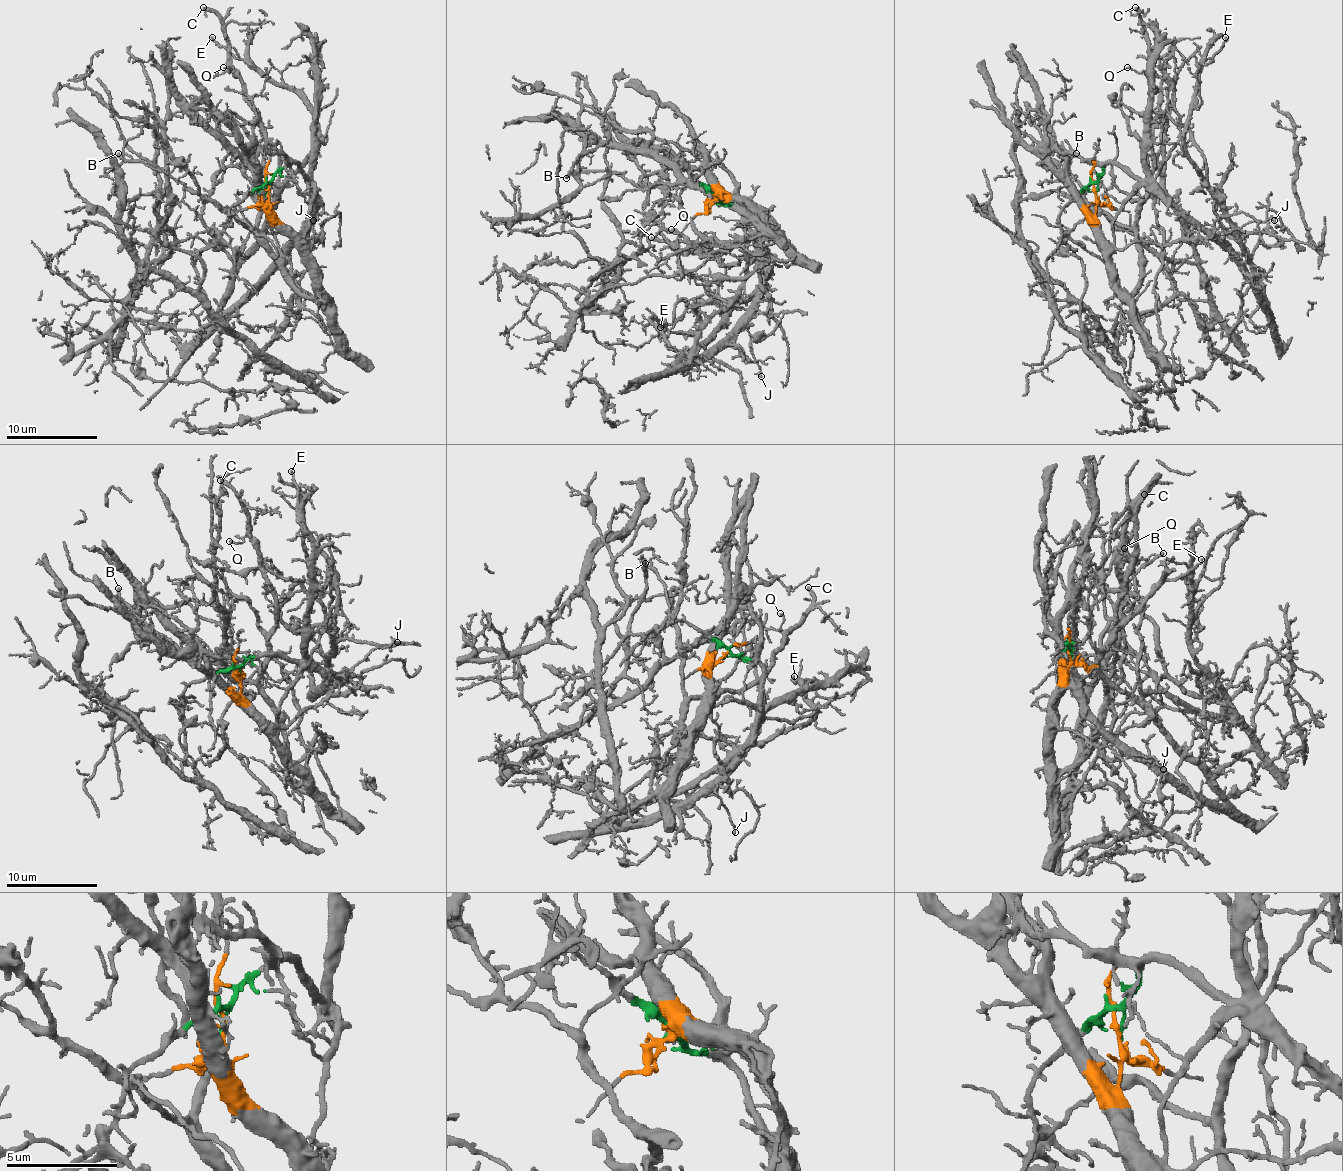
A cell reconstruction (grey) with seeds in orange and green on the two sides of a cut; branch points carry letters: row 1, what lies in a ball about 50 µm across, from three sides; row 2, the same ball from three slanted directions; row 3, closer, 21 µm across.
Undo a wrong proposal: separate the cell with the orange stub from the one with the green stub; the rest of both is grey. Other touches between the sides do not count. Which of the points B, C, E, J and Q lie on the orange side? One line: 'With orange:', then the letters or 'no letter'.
With orange: B, C, Q

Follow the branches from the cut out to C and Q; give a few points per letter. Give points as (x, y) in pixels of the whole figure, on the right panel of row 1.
C: (1095, 193), (1095, 236), (1124, 296), (1138, 284), (1138, 230), (1145, 180), (1154, 164), (1145, 25), (1135, 7)
Q: (1095, 193), (1095, 236), (1124, 296), (1138, 284), (1138, 230), (1145, 180), (1154, 164), (1149, 73), (1126, 68)

